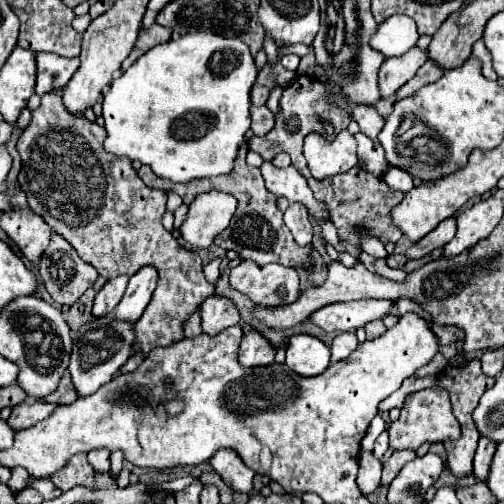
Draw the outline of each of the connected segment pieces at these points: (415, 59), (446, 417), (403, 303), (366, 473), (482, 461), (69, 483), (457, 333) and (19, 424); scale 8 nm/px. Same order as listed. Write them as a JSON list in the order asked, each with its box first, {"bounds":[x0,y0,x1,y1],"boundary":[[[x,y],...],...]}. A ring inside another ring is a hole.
[{"bounds":[379,46,429,98],"boundary":[[[413,46],[409,52],[389,58],[383,62],[379,70],[379,88],[381,88],[381,98],[387,98],[395,94],[407,80],[411,80],[417,70],[429,60],[427,50],[421,50],[419,46]]]},{"bounds":[389,388,461,450],"boundary":[[[425,388],[415,394],[409,394],[405,398],[405,406],[401,410],[399,420],[391,422],[389,426],[389,446],[395,450],[401,448],[411,448],[417,450],[421,444],[437,444],[445,440],[457,440],[461,432],[461,426],[457,424],[457,418],[451,412],[451,402],[449,402],[449,392],[445,388]]]},{"bounds":[397,298,431,320],"boundary":[[[401,298],[401,300],[397,300],[397,310],[399,310],[401,316],[407,314],[407,312],[415,312],[415,314],[419,314],[419,316],[431,320],[431,316],[429,316],[429,314],[415,302],[415,300],[409,300],[409,298]]]},{"bounds":[356,450,381,495],"boundary":[[[361,450],[359,476],[357,476],[356,482],[364,495],[379,488],[379,476],[381,476],[381,460],[377,460],[373,454]]]},{"bounds":[473,436,497,480],"boundary":[[[481,436],[477,452],[475,452],[475,462],[473,462],[473,474],[477,476],[477,480],[485,480],[487,472],[489,472],[489,464],[491,464],[491,456],[495,452],[497,442],[493,442],[487,436]]]},{"bounds":[51,454,95,492],"boundary":[[[77,454],[69,460],[69,464],[63,470],[51,476],[51,482],[65,492],[73,486],[93,486],[93,474],[95,470],[89,466],[85,454]]]},{"bounds":[433,324,465,344],"boundary":[[[433,324],[433,332],[435,332],[435,336],[439,338],[441,344],[453,344],[453,342],[465,338],[461,328],[457,328],[457,326],[437,326],[437,324]]]},{"bounds":[7,400,55,430],"boundary":[[[43,400],[25,402],[25,404],[19,404],[17,408],[11,410],[11,416],[9,416],[7,424],[13,430],[25,430],[25,428],[31,428],[37,422],[45,420],[53,410],[55,410],[55,404],[47,404]]]}]

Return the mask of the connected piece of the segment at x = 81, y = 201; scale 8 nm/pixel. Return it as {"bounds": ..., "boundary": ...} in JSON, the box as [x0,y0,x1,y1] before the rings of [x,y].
{"bounds":[17,88,215,354],"boundary":[[[53,88],[53,92],[41,96],[41,106],[33,110],[31,124],[23,130],[23,134],[17,140],[17,150],[23,160],[19,184],[27,194],[27,202],[35,214],[45,218],[53,232],[61,234],[77,250],[81,260],[91,264],[99,272],[99,276],[107,280],[119,274],[133,276],[139,268],[153,264],[159,270],[159,284],[147,306],[147,312],[143,312],[141,320],[135,326],[135,350],[141,348],[145,354],[149,354],[155,346],[175,344],[185,338],[185,320],[197,310],[197,306],[207,296],[215,294],[215,288],[203,276],[203,262],[199,254],[183,248],[177,242],[177,238],[163,228],[161,218],[165,214],[167,192],[145,186],[145,182],[139,178],[139,174],[133,170],[127,158],[119,160],[117,156],[107,154],[103,148],[103,140],[107,136],[105,128],[97,122],[87,120],[85,114],[73,116],[65,108],[61,92],[63,88]]]}

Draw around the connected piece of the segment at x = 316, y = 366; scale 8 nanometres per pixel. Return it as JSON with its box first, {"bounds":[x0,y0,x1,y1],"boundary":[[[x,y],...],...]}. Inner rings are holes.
{"bounds":[285,334,329,376],"boundary":[[[297,334],[287,340],[285,364],[301,376],[317,376],[329,366],[329,346],[309,334]]]}

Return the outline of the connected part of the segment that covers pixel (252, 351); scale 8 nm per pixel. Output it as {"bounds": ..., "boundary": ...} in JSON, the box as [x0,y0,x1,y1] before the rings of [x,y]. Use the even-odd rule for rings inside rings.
{"bounds":[239,330,277,366],"boundary":[[[251,330],[243,336],[239,348],[239,362],[243,366],[267,366],[275,360],[275,352],[277,350],[265,336],[261,336],[257,330]]]}

